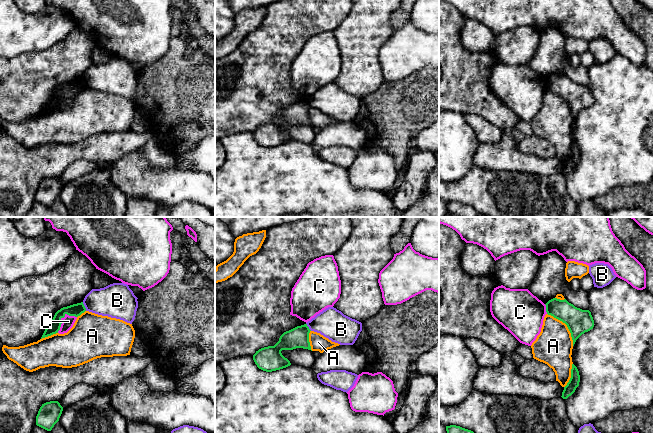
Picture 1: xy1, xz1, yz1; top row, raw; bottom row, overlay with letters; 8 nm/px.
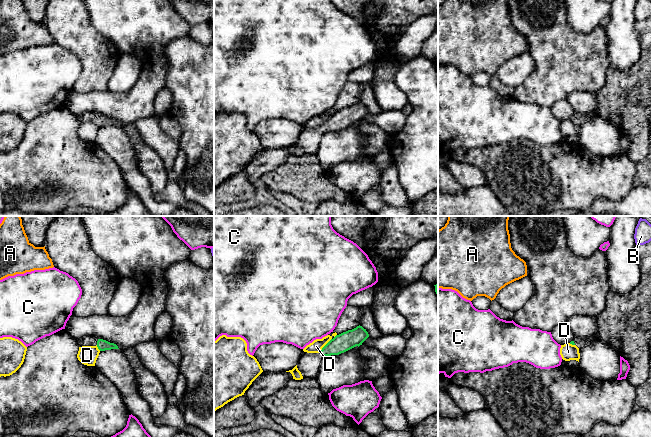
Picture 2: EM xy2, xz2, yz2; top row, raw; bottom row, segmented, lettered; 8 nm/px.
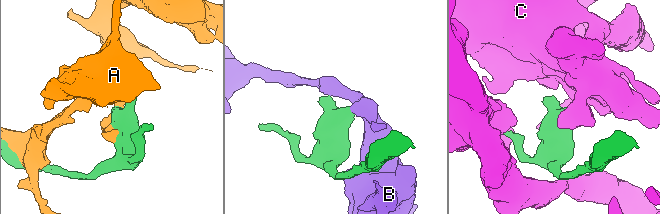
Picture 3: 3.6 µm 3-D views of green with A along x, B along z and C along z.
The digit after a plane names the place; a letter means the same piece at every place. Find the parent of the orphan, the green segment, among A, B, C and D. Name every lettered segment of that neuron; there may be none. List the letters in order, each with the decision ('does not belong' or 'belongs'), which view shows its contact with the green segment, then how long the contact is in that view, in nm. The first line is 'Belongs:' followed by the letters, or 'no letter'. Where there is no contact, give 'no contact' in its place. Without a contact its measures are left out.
Belongs: no letter
A: does not belong; meets green in yz1; contact 340 nm long
B: does not belong; meets green in xy1; contact 80 nm long
C: does not belong; meets green in xy1; contact 200 nm long
D: does not belong; meets green in xz2; contact 160 nm long

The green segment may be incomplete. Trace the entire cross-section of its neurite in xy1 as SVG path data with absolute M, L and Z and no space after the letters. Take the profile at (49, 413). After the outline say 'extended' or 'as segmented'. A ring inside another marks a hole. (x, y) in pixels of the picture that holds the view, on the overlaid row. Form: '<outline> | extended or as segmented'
M50 401L42 404L36 416L36 425L51 431L54 425L59 421L63 407L58 401Z | as segmented

